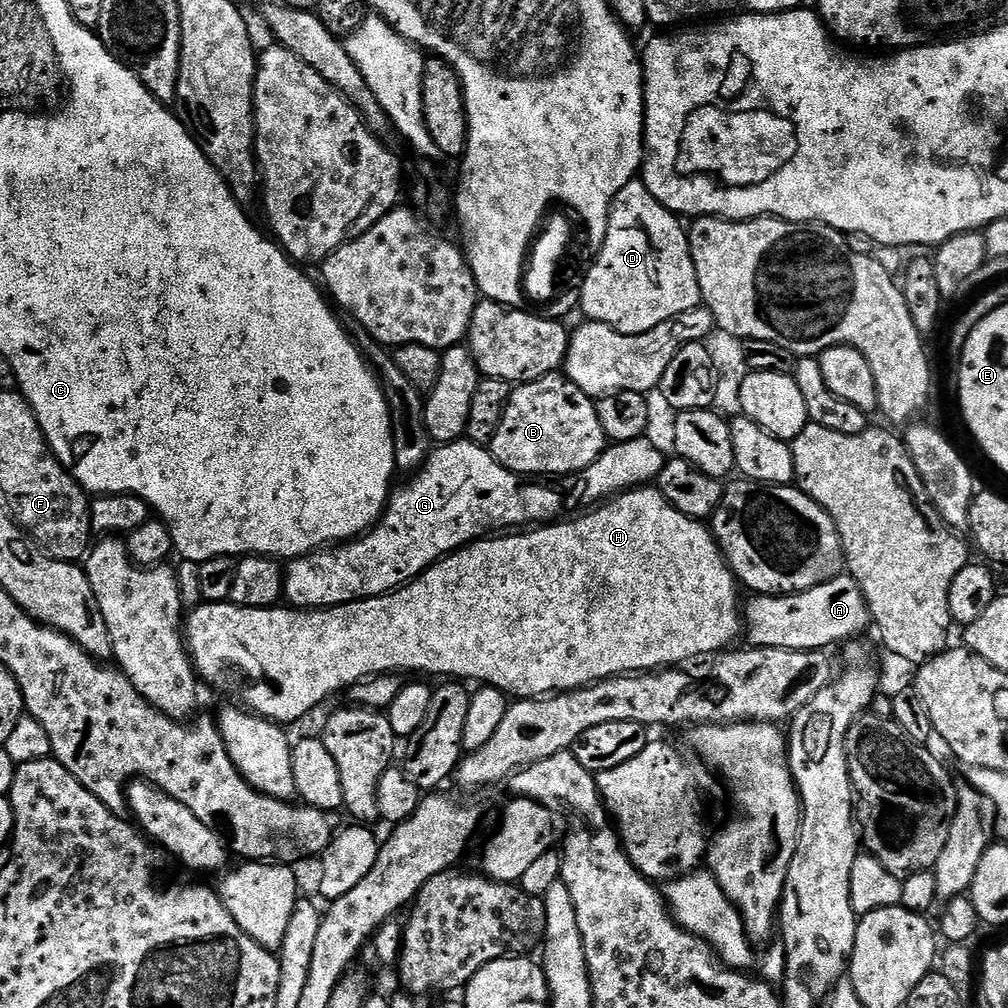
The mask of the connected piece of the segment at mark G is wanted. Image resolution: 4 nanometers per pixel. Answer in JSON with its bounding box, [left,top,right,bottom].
[283,438,564,610]

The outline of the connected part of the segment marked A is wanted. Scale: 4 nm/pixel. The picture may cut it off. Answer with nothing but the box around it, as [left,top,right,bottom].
[746,574,870,652]

